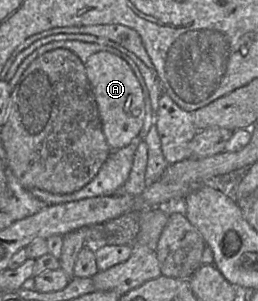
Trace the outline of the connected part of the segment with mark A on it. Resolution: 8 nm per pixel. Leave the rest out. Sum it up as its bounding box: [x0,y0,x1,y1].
[84,52,145,150]

